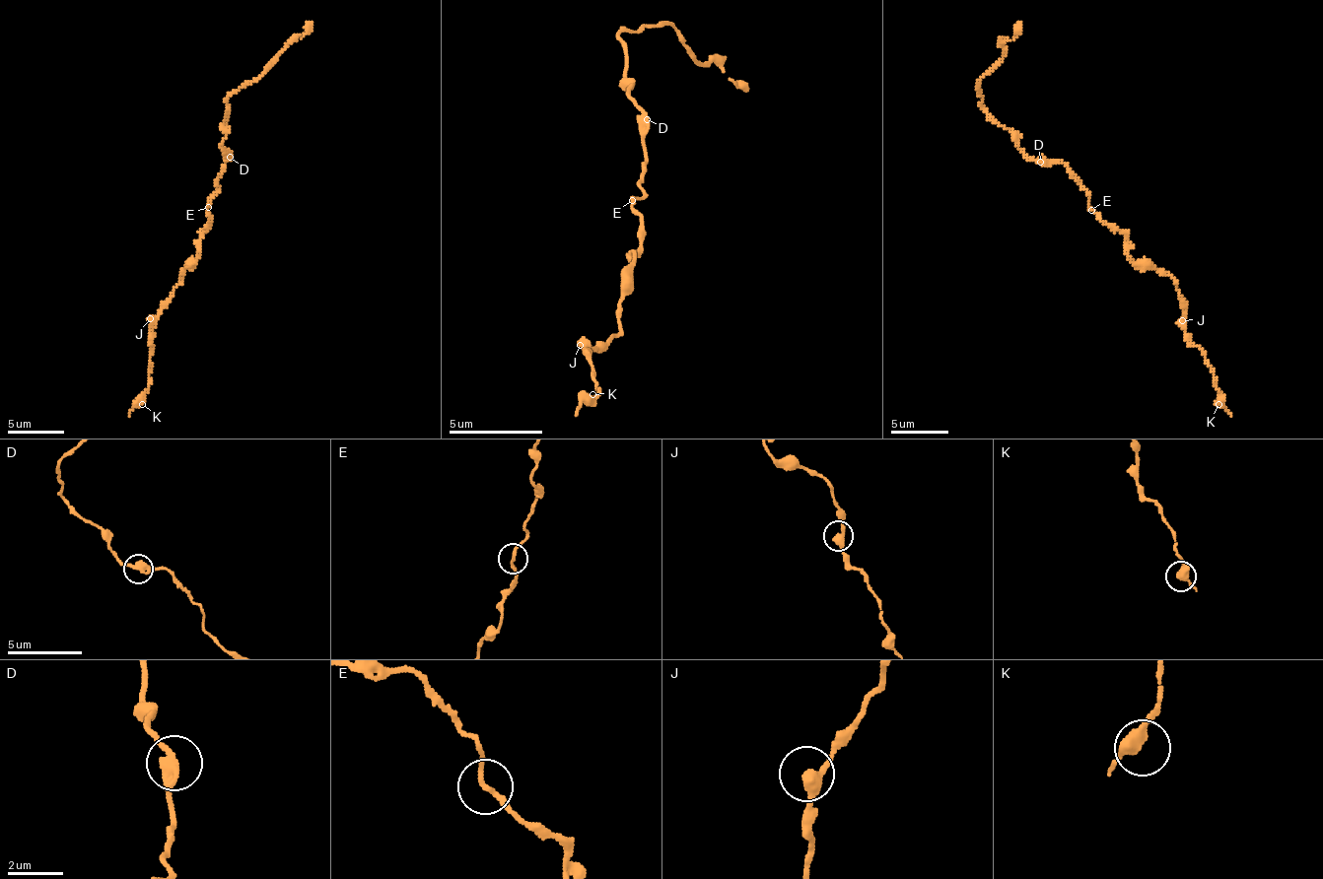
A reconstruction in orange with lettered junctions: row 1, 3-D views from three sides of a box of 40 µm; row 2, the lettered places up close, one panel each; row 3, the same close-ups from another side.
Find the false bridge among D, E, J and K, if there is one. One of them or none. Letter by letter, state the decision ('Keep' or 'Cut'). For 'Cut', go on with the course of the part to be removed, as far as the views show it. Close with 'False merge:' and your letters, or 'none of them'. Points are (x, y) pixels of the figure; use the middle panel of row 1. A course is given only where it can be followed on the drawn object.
D: Keep
E: Keep
J: Keep
K: Keep
False merge: none of them

